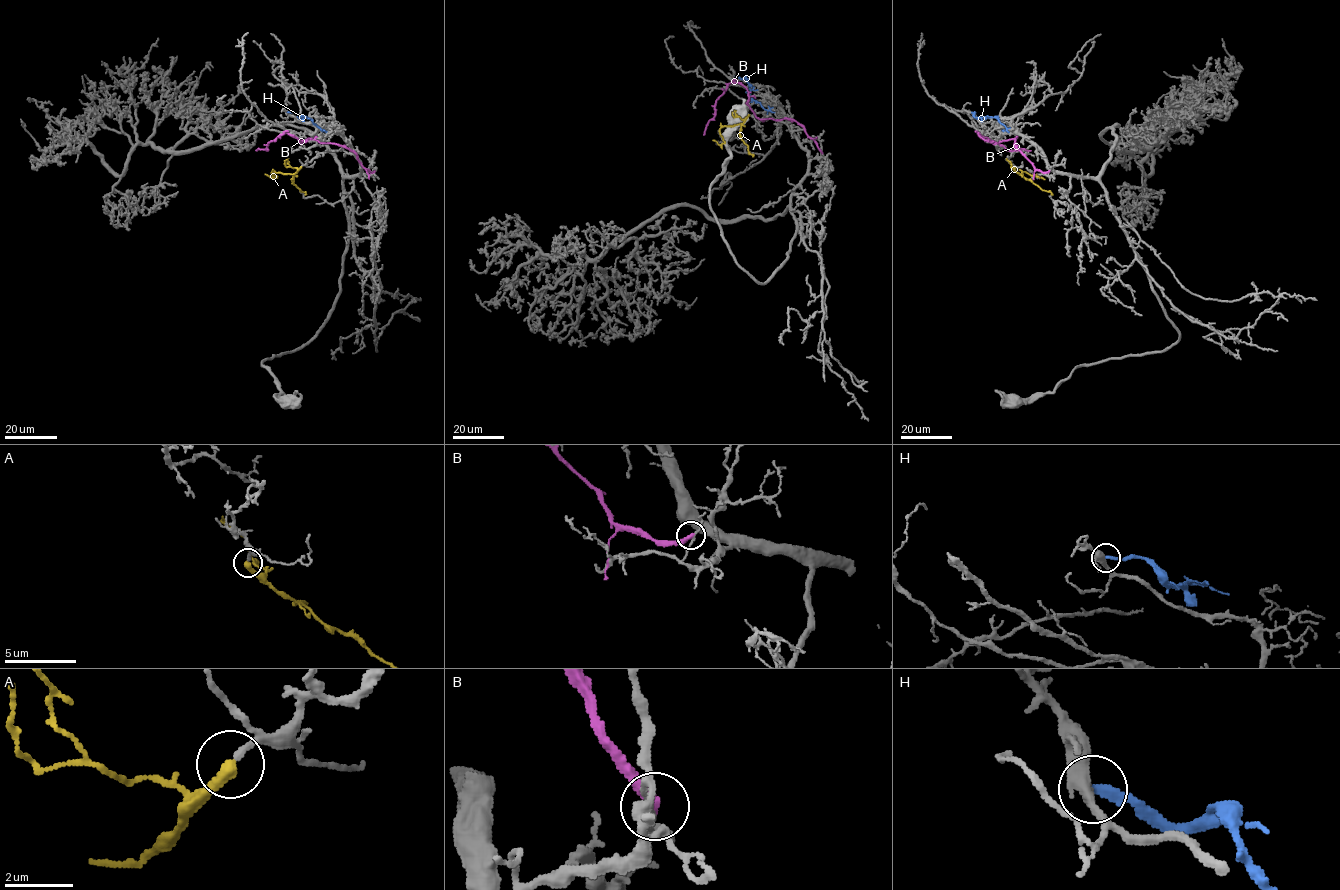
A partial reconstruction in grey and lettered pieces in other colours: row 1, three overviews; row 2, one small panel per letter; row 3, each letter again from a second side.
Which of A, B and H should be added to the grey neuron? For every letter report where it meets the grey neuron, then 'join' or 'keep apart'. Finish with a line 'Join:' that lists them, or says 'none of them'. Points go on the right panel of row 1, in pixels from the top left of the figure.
A: contact (1011, 167); join
B: contact (1049, 171); keep apart
H: contact (972, 112); keep apart
Join: A

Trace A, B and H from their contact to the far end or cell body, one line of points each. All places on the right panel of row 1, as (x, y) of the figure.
A: (1011, 167), (1019, 174), (1025, 172), (1041, 177), (1036, 174)
B: (1048, 171), (1036, 170), (1014, 146), (1014, 139), (992, 144), (978, 133), (1006, 149), (1030, 150)
H: (972, 112), (976, 117), (994, 117), (1008, 131)

